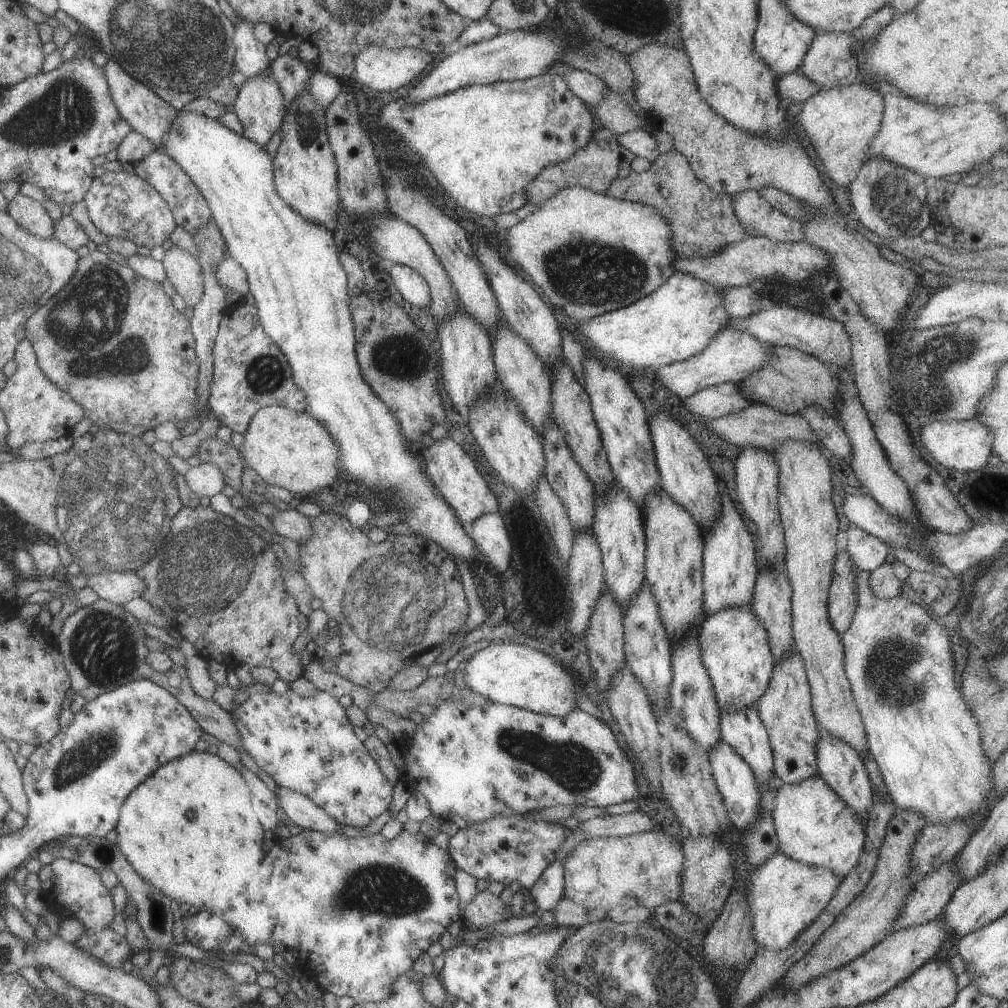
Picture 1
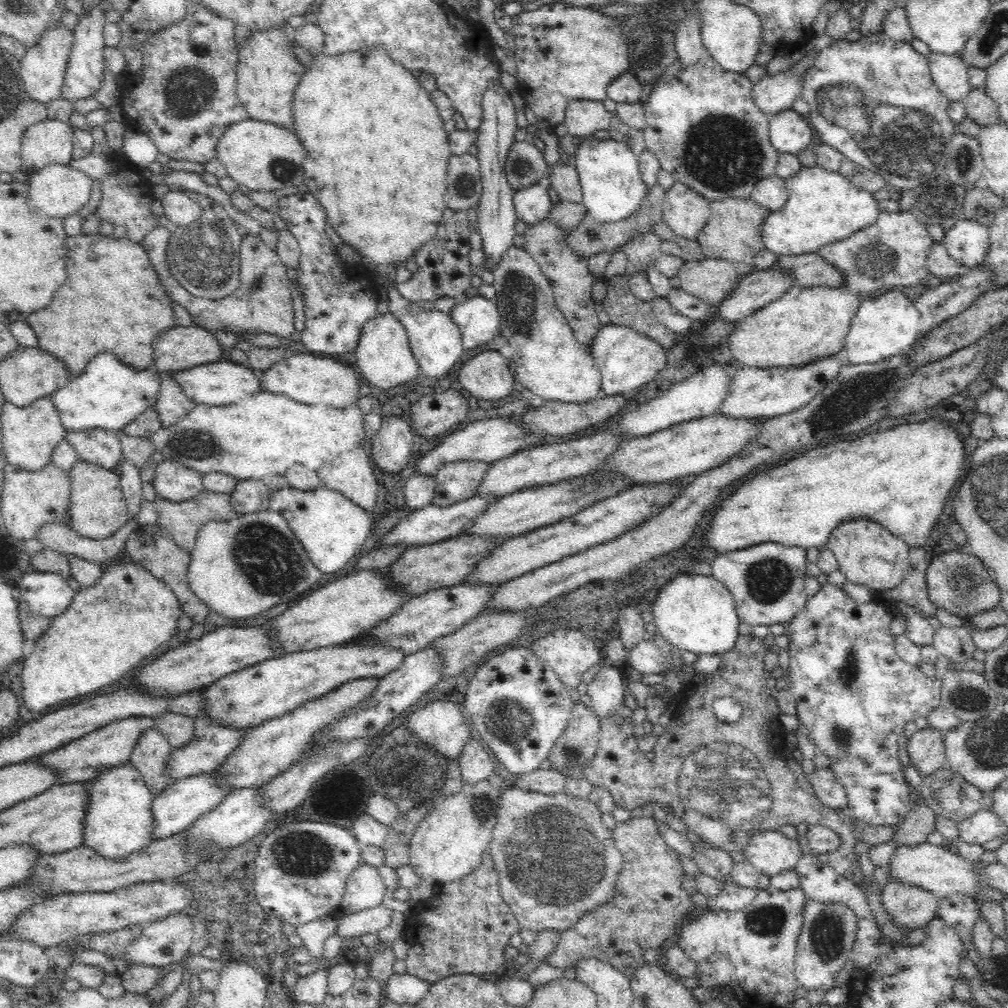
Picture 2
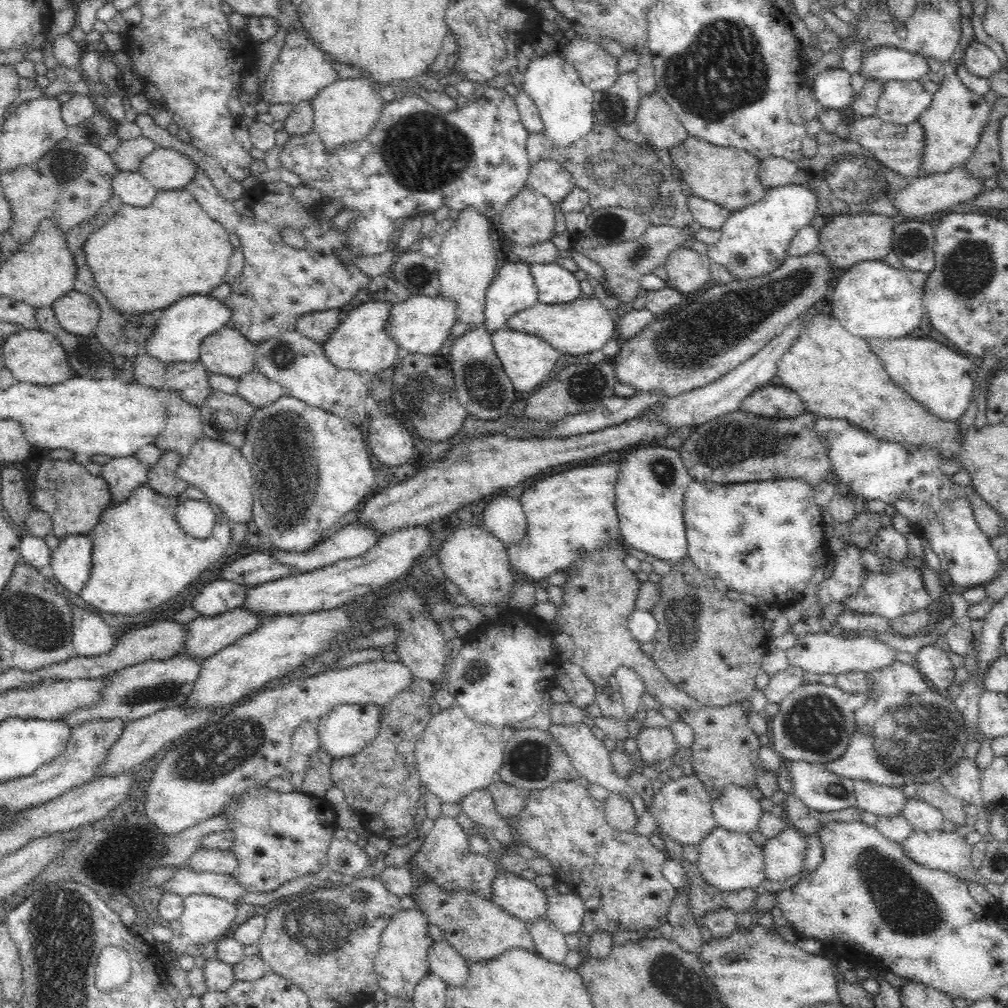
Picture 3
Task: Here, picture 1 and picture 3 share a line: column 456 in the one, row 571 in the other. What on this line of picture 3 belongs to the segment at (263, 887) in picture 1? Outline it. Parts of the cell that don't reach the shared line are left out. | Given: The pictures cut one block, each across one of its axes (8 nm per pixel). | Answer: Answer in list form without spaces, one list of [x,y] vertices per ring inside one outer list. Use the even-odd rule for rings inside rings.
[[[909,559],[908,562],[889,561],[893,564],[893,571],[887,575],[866,570],[860,590],[854,596],[844,598],[840,602],[845,609],[860,614],[880,615],[892,620],[892,618],[901,617],[903,614],[910,614],[928,608],[931,598],[928,591],[926,591],[926,587],[924,587],[918,561],[915,559]]]

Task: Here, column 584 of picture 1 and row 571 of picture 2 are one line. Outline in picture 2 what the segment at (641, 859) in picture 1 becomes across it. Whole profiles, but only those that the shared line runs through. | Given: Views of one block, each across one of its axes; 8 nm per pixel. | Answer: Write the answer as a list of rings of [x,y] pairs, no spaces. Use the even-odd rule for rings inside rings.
[[[853,519],[840,524],[830,534],[825,546],[835,554],[838,569],[847,581],[861,584],[872,591],[881,593],[897,587],[911,568],[910,547],[870,519]]]

